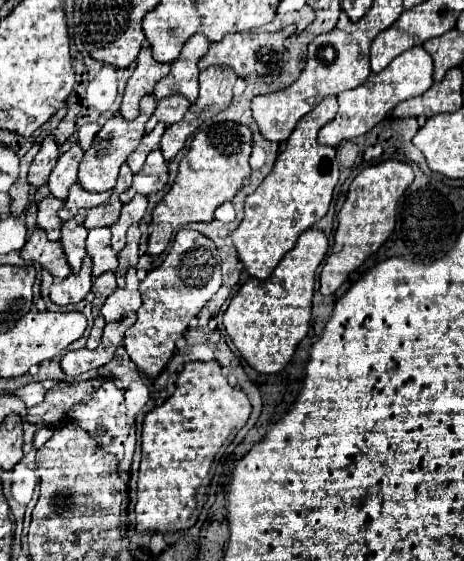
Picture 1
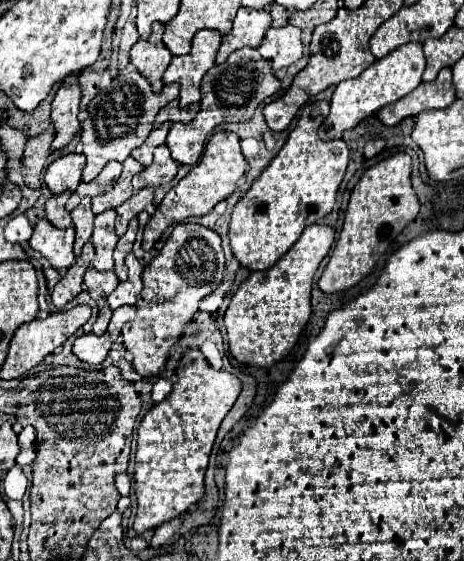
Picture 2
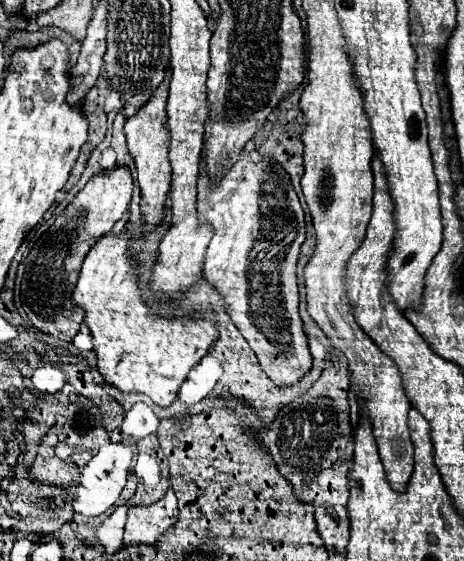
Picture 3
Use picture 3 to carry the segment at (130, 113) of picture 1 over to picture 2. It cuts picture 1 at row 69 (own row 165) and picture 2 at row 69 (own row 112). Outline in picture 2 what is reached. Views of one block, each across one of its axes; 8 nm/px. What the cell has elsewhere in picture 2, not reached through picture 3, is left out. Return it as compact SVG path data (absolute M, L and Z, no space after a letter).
M152 24L148 40L138 40L130 50L130 64L150 82L154 92L162 90L162 74L172 62L172 52L162 42L164 24Z

